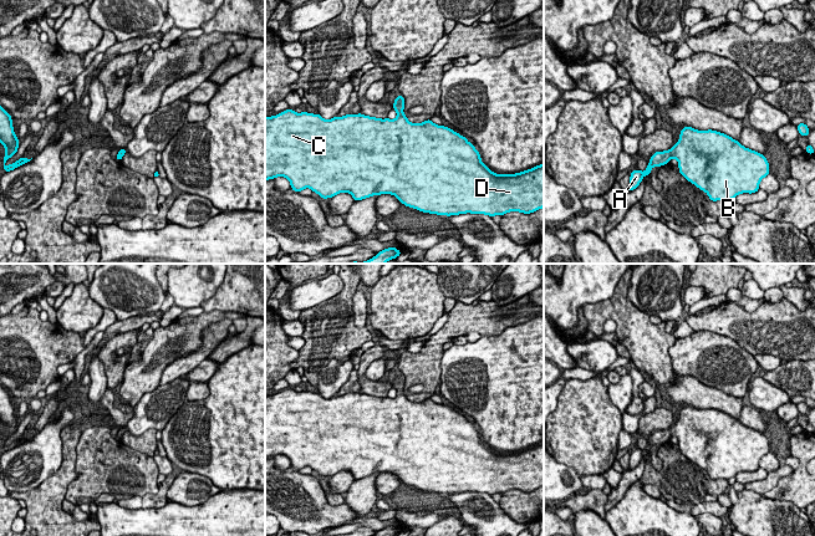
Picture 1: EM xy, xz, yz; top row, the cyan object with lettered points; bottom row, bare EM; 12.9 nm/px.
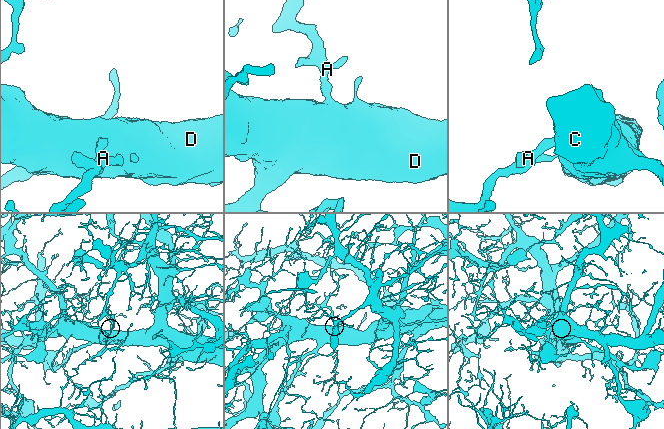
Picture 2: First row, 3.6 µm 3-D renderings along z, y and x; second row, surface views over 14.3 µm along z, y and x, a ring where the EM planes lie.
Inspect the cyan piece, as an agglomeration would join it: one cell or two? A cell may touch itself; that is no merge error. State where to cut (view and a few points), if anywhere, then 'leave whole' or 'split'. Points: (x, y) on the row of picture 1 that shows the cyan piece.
no cut | leave whole

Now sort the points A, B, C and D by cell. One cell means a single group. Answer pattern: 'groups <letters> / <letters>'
groups A B C D

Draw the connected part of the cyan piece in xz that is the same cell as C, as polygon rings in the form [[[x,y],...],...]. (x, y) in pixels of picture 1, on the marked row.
[[[404,97],[394,99],[394,119],[381,119],[358,114],[333,117],[328,121],[320,114],[296,113],[286,109],[265,118],[265,180],[285,177],[291,189],[301,192],[310,188],[321,198],[332,198],[338,193],[350,193],[355,201],[372,195],[392,194],[406,206],[438,215],[485,214],[504,215],[509,211],[524,214],[544,208],[544,163],[516,174],[495,174],[482,163],[479,152],[465,137],[431,119],[411,123],[403,113]]]

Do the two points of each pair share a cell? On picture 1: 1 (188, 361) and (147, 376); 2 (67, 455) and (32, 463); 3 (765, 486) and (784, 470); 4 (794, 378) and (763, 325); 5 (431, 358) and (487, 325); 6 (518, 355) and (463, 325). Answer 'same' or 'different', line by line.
1: different
2: different
3: same
4: different
5: same
6: different

